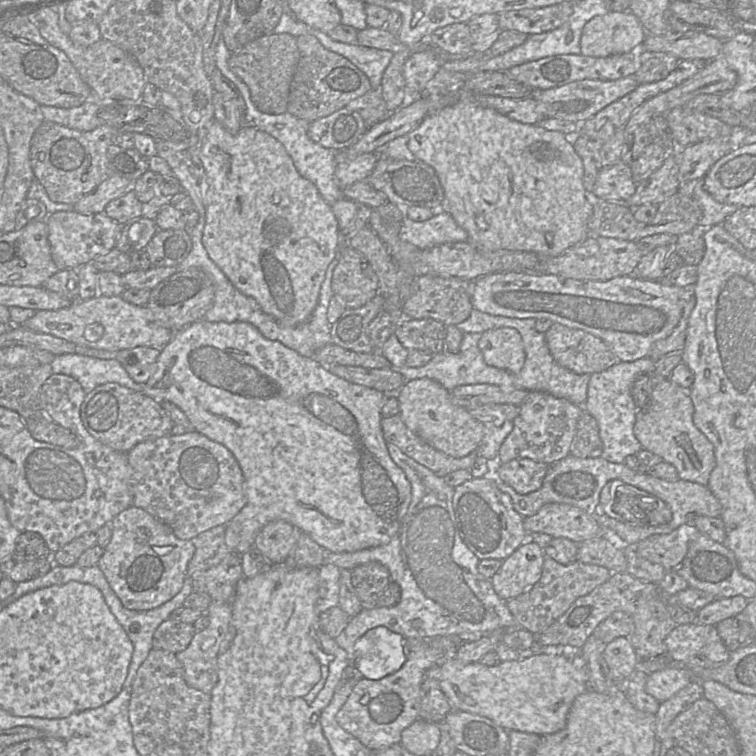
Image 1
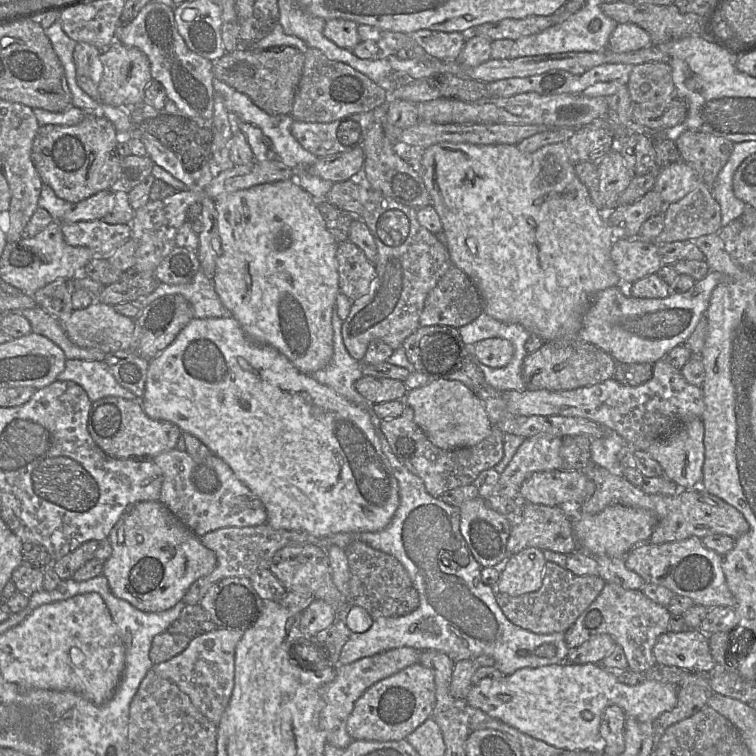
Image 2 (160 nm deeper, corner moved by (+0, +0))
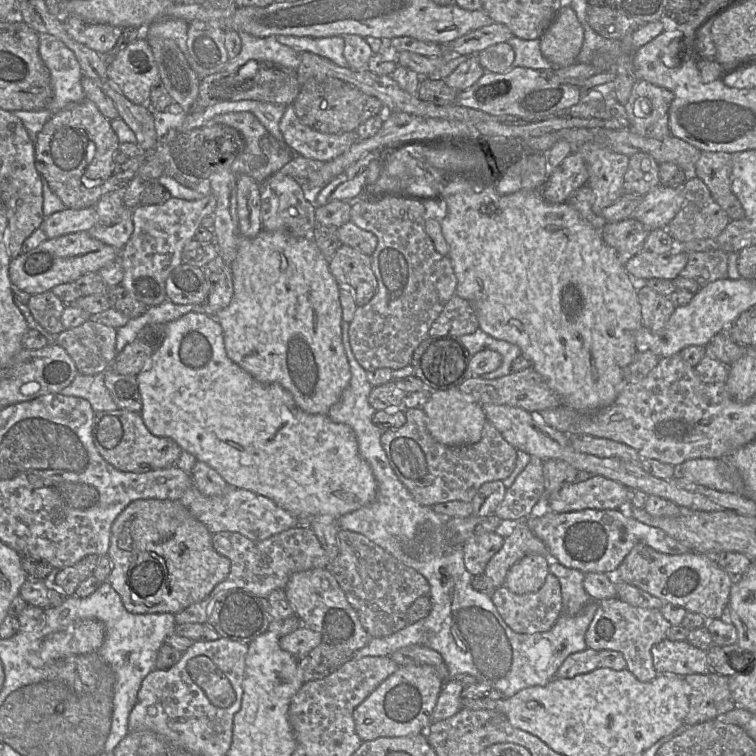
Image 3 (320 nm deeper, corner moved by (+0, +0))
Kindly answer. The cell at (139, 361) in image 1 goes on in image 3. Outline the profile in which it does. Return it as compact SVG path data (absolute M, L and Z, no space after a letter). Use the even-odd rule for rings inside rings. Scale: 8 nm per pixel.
M110 367L104 372L105 386L118 409L141 412L142 400L137 375L121 375Z

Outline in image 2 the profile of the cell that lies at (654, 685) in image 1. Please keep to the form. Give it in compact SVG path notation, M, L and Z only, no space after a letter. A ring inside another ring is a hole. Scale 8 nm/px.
M562 662L538 668L522 668L498 679L485 678L479 685L471 686L465 700L489 716L553 747L569 751L604 751L599 727L601 716L608 706L619 706L626 717L633 717L641 722L654 722L662 713L675 707L678 687L660 681L646 681L629 686L619 682L601 664Z

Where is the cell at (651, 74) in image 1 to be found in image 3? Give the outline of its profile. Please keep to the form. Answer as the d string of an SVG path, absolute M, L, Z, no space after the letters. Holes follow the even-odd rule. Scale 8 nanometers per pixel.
M637 79L624 104L629 119L629 129L648 138L664 139L671 135L669 108L674 94L646 80Z

